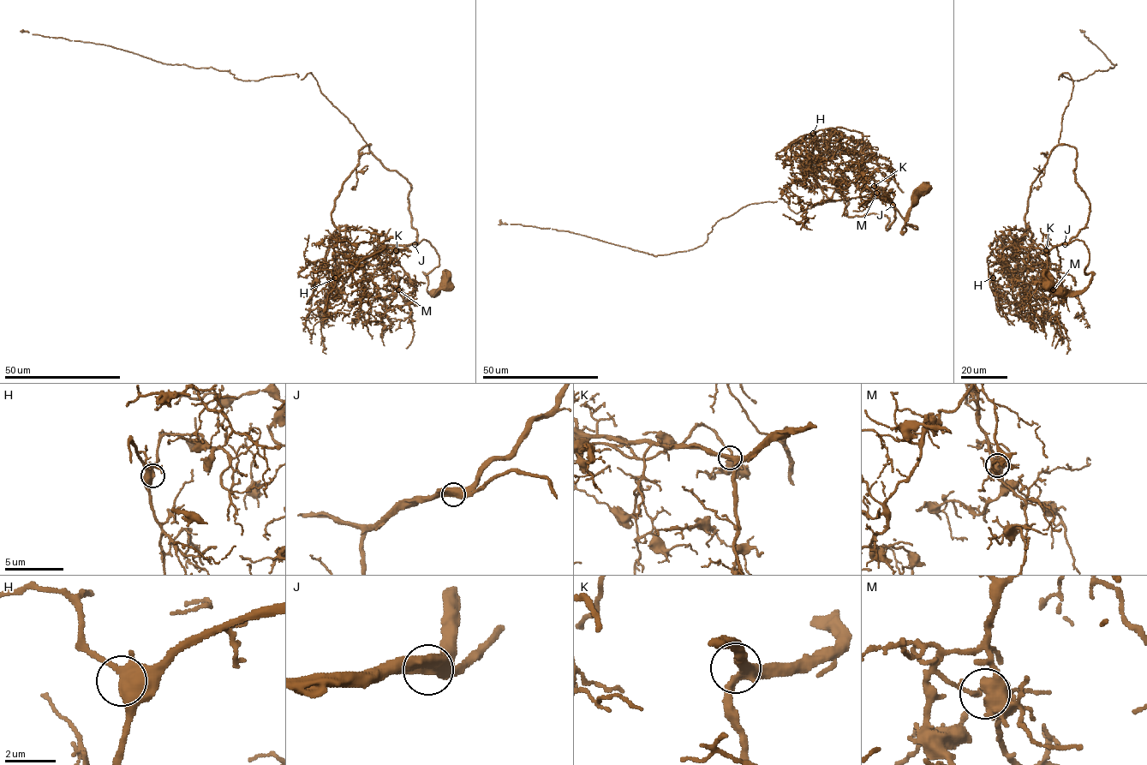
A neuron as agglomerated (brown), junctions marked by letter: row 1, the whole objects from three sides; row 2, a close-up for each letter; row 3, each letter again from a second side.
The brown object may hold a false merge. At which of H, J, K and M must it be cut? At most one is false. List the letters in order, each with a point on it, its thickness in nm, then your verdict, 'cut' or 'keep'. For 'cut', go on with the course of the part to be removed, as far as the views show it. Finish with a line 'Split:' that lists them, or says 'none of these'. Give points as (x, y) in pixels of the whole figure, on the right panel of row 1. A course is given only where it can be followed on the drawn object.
H: at (993, 277); 600 nm thick; keep
J: at (1065, 244); 550 nm thick; keep
K: at (1046, 250); 360 nm thick; keep
M: at (1053, 289); 440 nm thick; keep
Split: none of these

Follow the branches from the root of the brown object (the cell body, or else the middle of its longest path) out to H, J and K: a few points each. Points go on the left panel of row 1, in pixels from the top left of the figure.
H: (445, 287), (427, 290), (423, 272), (439, 265), (439, 255), (424, 239), (398, 250), (385, 245), (335, 277)
J: (445, 287), (427, 290), (428, 278), (423, 272), (430, 272), (439, 265), (439, 255), (427, 240), (415, 244)
K: (445, 287), (427, 290), (428, 278), (423, 272), (433, 271), (439, 259), (427, 241), (396, 250)

